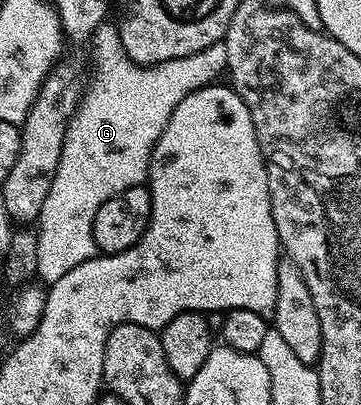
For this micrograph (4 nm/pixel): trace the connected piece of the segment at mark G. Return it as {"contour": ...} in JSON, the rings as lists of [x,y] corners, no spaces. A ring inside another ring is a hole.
{"contour":[[[106,21],[97,26],[91,36],[92,43],[97,72],[91,75],[91,82],[81,102],[77,104],[77,112],[69,121],[63,141],[63,153],[59,157],[59,169],[55,173],[55,181],[51,181],[51,193],[47,193],[47,201],[43,201],[41,218],[35,224],[39,241],[36,278],[42,279],[40,282],[45,285],[59,281],[59,277],[71,273],[75,265],[98,254],[93,240],[93,226],[95,213],[99,213],[99,205],[127,189],[142,186],[148,180],[153,150],[163,129],[167,129],[167,121],[171,121],[171,113],[175,113],[175,105],[179,105],[183,97],[195,93],[200,87],[210,86],[216,80],[213,78],[227,68],[224,42],[211,45],[199,53],[191,53],[187,57],[154,63],[151,67],[142,67],[140,63],[133,63],[125,56],[121,38],[112,22]]]}

